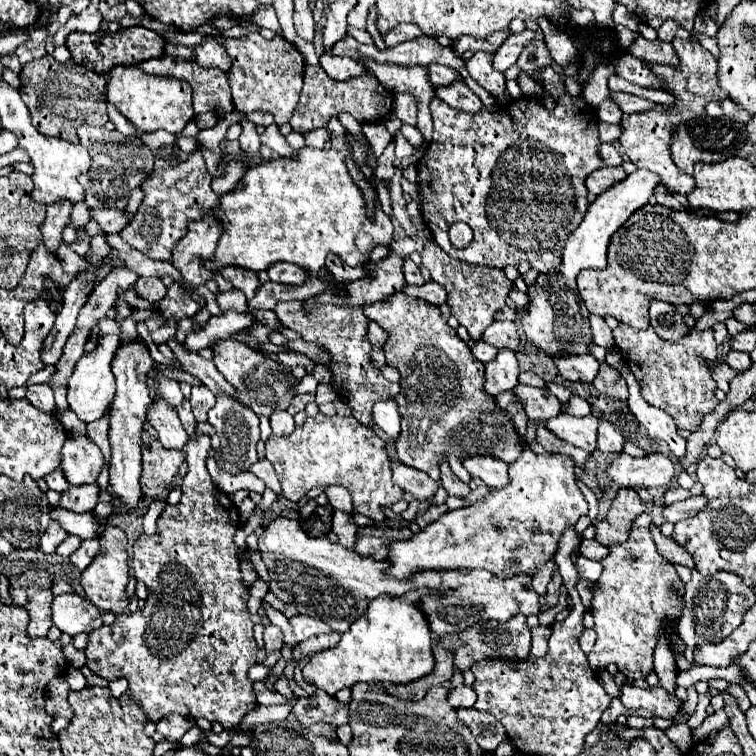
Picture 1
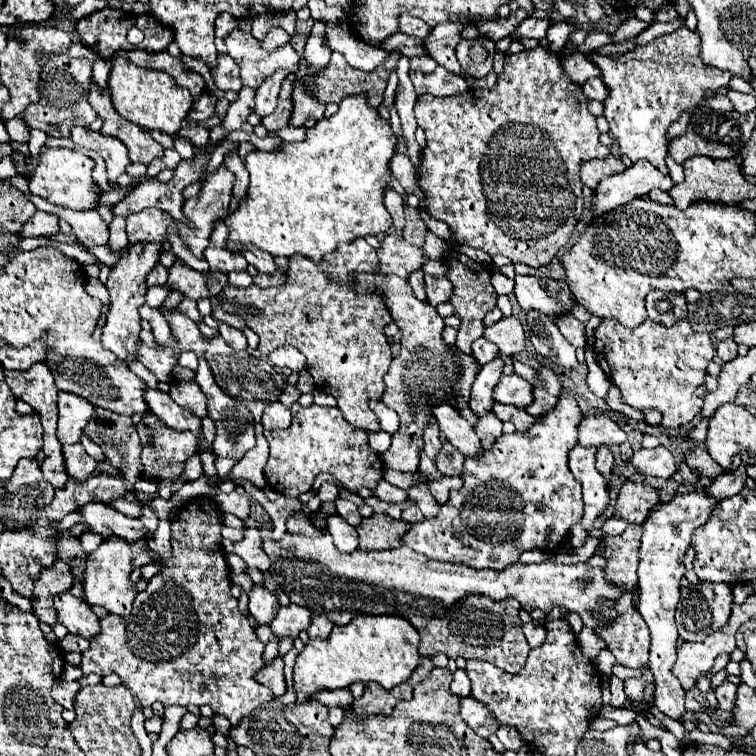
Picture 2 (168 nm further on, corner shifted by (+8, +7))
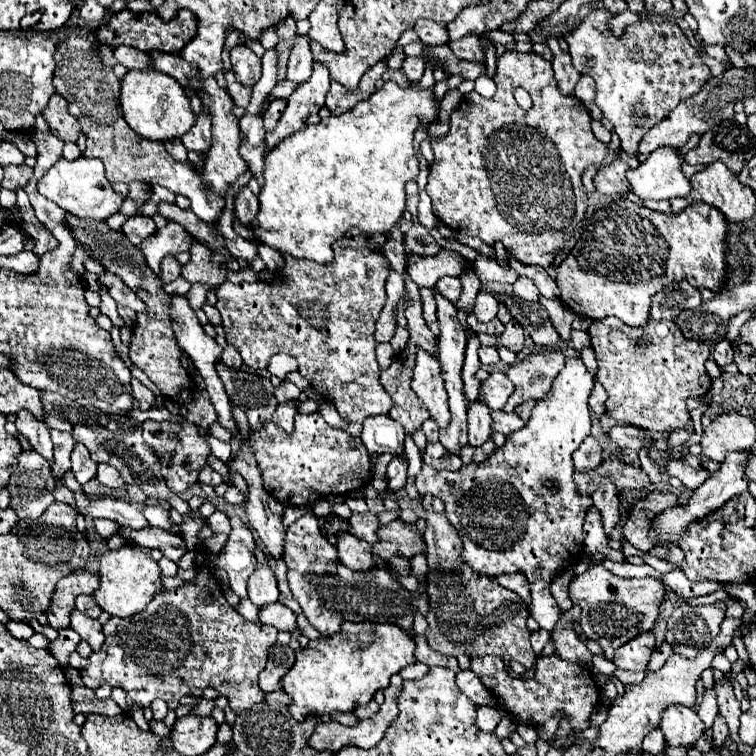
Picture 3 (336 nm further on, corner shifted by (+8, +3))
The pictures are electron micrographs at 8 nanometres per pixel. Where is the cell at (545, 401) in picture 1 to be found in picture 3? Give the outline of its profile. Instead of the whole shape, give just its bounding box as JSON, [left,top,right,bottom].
[480,371,512,409]

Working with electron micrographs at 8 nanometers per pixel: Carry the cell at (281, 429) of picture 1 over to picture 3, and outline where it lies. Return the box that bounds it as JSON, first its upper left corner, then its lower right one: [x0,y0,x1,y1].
[272,403,296,431]

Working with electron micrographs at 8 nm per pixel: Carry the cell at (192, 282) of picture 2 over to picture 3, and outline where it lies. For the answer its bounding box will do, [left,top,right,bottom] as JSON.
[182,243,228,289]

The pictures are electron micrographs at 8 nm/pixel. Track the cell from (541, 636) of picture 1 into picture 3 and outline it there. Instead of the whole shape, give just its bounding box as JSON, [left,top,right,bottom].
[532,629,550,655]

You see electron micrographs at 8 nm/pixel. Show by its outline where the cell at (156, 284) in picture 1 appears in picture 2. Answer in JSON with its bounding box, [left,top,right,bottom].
[148,265,168,287]

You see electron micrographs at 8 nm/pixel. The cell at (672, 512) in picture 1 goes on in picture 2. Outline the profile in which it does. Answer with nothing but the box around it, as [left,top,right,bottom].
[708,463,748,499]

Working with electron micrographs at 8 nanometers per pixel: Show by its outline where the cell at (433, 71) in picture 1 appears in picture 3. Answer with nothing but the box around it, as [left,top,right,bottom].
[402,57,426,83]

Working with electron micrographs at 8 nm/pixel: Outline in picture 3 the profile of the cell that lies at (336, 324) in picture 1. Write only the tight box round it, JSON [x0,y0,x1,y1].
[216,229,392,423]

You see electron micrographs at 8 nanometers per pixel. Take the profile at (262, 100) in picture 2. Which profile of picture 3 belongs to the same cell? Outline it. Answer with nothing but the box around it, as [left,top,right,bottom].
[286,35,312,81]

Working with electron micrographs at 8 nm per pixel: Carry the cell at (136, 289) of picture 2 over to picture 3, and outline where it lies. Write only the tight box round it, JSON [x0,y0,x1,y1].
[140,221,192,273]

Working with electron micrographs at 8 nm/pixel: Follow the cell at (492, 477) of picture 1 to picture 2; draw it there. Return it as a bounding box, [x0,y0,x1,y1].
[432,401,482,457]

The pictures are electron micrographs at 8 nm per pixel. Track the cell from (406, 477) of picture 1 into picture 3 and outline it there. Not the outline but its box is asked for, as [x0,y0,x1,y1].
[424,511,536,669]

